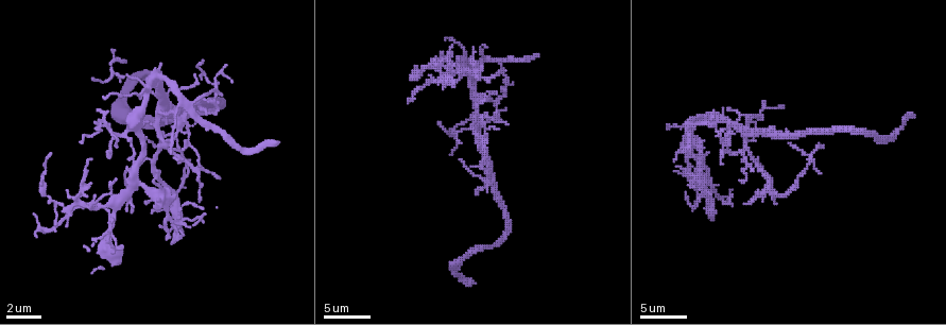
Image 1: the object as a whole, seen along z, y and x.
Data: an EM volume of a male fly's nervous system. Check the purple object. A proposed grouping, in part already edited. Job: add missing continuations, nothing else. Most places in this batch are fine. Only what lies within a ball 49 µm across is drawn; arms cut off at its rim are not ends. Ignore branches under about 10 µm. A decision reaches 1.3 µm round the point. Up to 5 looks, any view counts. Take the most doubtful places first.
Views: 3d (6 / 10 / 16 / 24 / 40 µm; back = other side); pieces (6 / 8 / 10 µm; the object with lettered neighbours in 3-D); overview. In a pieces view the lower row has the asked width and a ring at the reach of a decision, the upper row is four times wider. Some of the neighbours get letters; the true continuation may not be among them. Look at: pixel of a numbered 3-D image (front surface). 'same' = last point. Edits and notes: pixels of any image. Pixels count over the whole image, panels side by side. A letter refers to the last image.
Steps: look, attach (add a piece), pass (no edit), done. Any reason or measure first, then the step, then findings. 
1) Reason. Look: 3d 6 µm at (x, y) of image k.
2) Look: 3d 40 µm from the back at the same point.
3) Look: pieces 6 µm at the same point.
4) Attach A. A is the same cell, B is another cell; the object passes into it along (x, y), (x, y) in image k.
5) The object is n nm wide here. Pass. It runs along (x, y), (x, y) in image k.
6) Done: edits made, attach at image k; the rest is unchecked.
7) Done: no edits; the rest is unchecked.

Look: pieces 10 µm at (36, 219) of image 1.

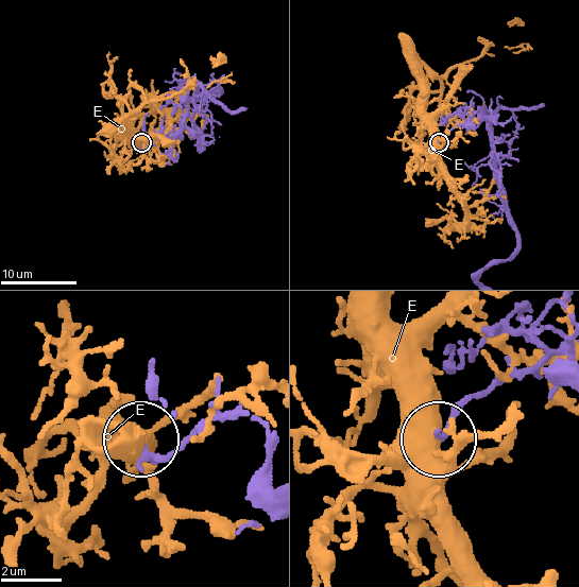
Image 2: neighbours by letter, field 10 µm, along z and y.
Pass. E is another cell; it runs along (563, 350), (487, 385), (441, 439) in image 2; no lettered piece goes on from it.

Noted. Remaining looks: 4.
Look: pieces 10 µm at (416, 66) of image 1.

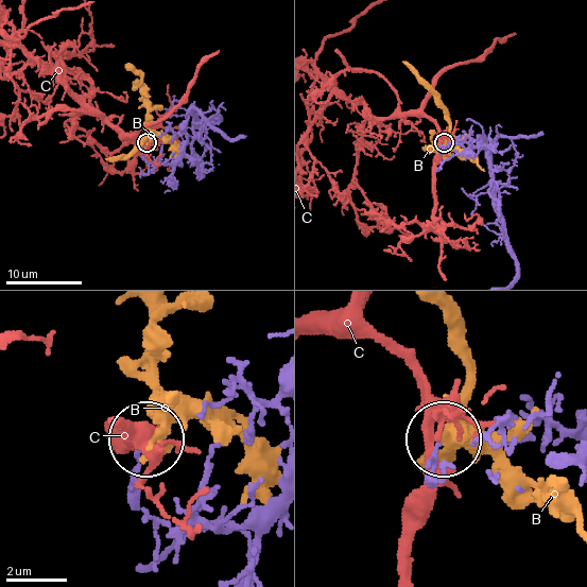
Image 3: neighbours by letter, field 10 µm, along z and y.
Pass. B and C are other cells; no lettered piece goes on from it.

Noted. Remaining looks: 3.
Branch stops here. Look: pieces 8 µm at (232, 79) of image 1.

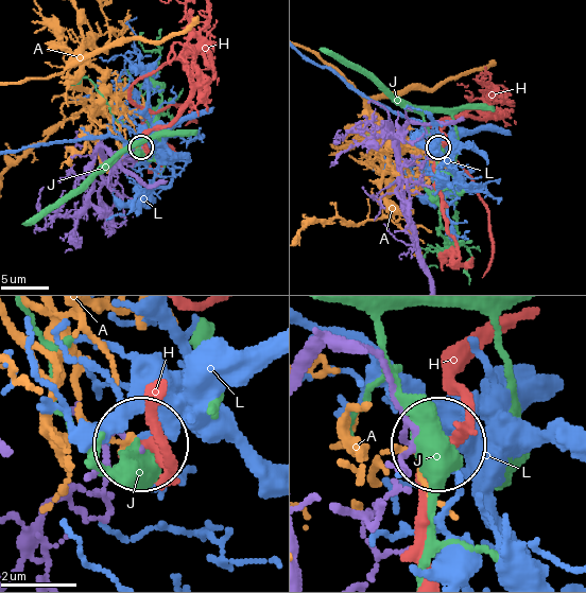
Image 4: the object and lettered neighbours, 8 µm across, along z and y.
The object is 80 nm wide here. Pass. A, H, J and L are other cells; no lettered piece goes on from it.

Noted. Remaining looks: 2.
Done: no edits; the rest is unchecked.

